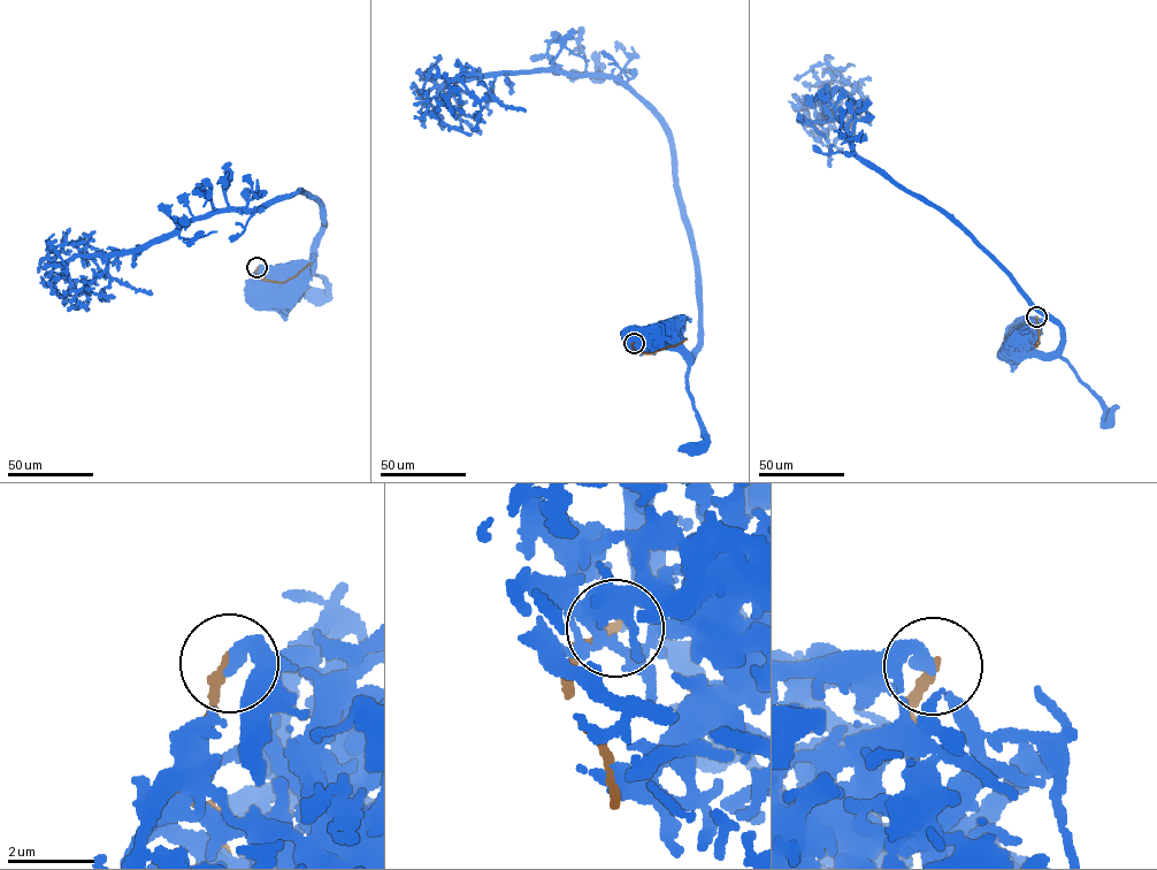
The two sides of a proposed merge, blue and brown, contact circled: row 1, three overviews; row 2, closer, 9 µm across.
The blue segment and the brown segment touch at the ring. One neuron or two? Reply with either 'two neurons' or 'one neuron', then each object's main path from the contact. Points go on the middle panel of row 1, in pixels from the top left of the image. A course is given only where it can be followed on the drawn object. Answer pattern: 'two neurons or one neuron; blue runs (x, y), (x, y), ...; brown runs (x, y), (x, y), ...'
two neurons; blue runs (634, 342), (671, 343), (689, 365), (687, 390), (705, 439), (696, 448); brown runs (634, 342), (635, 351), (653, 353), (687, 338)

